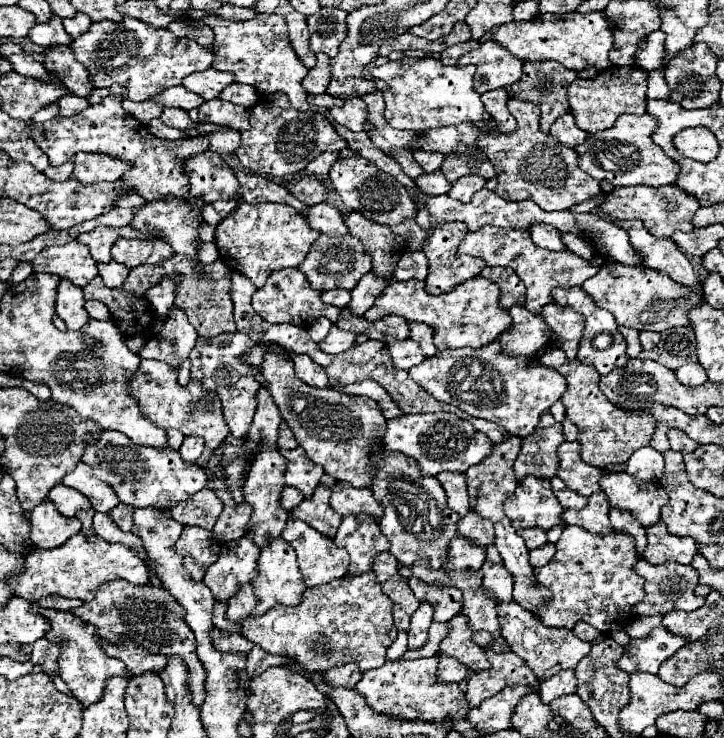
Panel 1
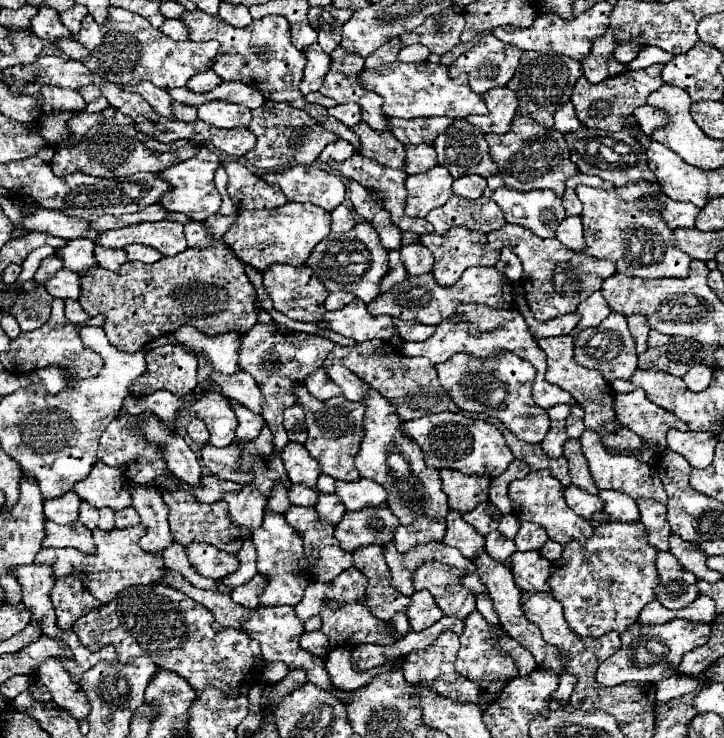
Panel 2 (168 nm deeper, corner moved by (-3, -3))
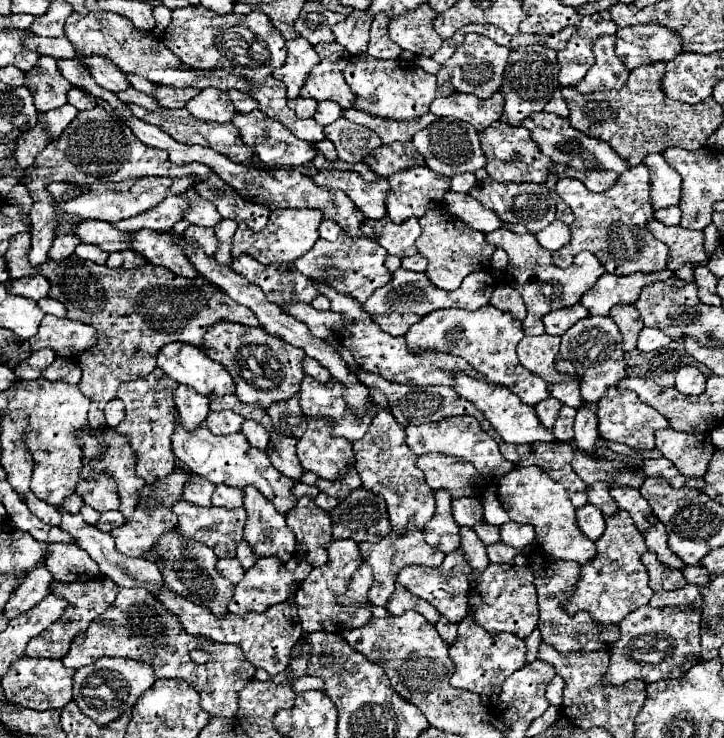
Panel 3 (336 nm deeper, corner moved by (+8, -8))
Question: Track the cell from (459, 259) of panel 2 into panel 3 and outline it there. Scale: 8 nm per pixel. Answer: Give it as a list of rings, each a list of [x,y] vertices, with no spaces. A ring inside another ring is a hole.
[[[444,208],[428,210],[428,214],[420,218],[420,226],[422,226],[422,234],[416,240],[416,248],[422,256],[428,258],[426,276],[438,288],[456,290],[468,274],[489,269],[492,252],[496,248],[486,242],[486,236],[482,232],[468,228],[462,220],[450,216]]]

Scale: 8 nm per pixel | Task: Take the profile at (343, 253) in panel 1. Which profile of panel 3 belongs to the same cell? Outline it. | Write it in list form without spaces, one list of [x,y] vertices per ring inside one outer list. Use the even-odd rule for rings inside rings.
[[[340,234],[340,238],[334,242],[318,240],[314,244],[314,248],[308,250],[308,254],[300,256],[294,264],[310,280],[326,282],[334,290],[348,294],[348,296],[356,298],[360,304],[364,304],[376,288],[380,288],[392,280],[392,272],[386,270],[386,266],[384,266],[386,254],[388,252],[374,240],[368,240],[368,238],[354,240],[346,234]]]

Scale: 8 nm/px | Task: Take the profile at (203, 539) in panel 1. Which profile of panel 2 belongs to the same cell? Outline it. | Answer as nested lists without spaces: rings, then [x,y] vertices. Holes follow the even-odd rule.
[[[191,543],[185,547],[185,553],[193,571],[209,579],[221,579],[237,569],[237,559],[231,553],[223,553],[207,543]]]

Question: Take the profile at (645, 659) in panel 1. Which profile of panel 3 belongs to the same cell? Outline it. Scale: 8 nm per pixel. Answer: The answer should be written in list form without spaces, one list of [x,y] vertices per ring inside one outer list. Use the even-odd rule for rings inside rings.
[[[640,606],[620,622],[620,640],[610,648],[606,682],[622,684],[638,678],[646,684],[682,678],[700,658],[700,616],[702,608],[652,608]]]

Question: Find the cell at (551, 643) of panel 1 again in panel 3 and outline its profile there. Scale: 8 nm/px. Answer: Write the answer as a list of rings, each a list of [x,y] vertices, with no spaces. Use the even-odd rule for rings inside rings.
[[[460,526],[460,538],[462,538],[462,548],[466,552],[466,560],[472,566],[472,574],[470,574],[470,582],[474,584],[476,576],[490,564],[488,556],[486,556],[486,546],[480,542],[480,538],[476,538],[476,532],[470,526]]]

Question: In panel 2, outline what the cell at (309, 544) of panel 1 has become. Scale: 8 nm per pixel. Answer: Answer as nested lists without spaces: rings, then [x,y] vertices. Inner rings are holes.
[[[291,505],[289,511],[285,513],[285,519],[291,527],[295,527],[295,531],[301,535],[303,539],[303,545],[305,545],[305,557],[307,557],[307,563],[309,563],[309,573],[311,573],[311,579],[313,581],[323,581],[323,583],[329,583],[333,581],[339,573],[343,573],[345,569],[353,567],[353,555],[351,553],[345,553],[341,547],[339,547],[339,541],[335,541],[333,537],[333,525],[321,521],[315,513],[313,507],[295,507]]]

